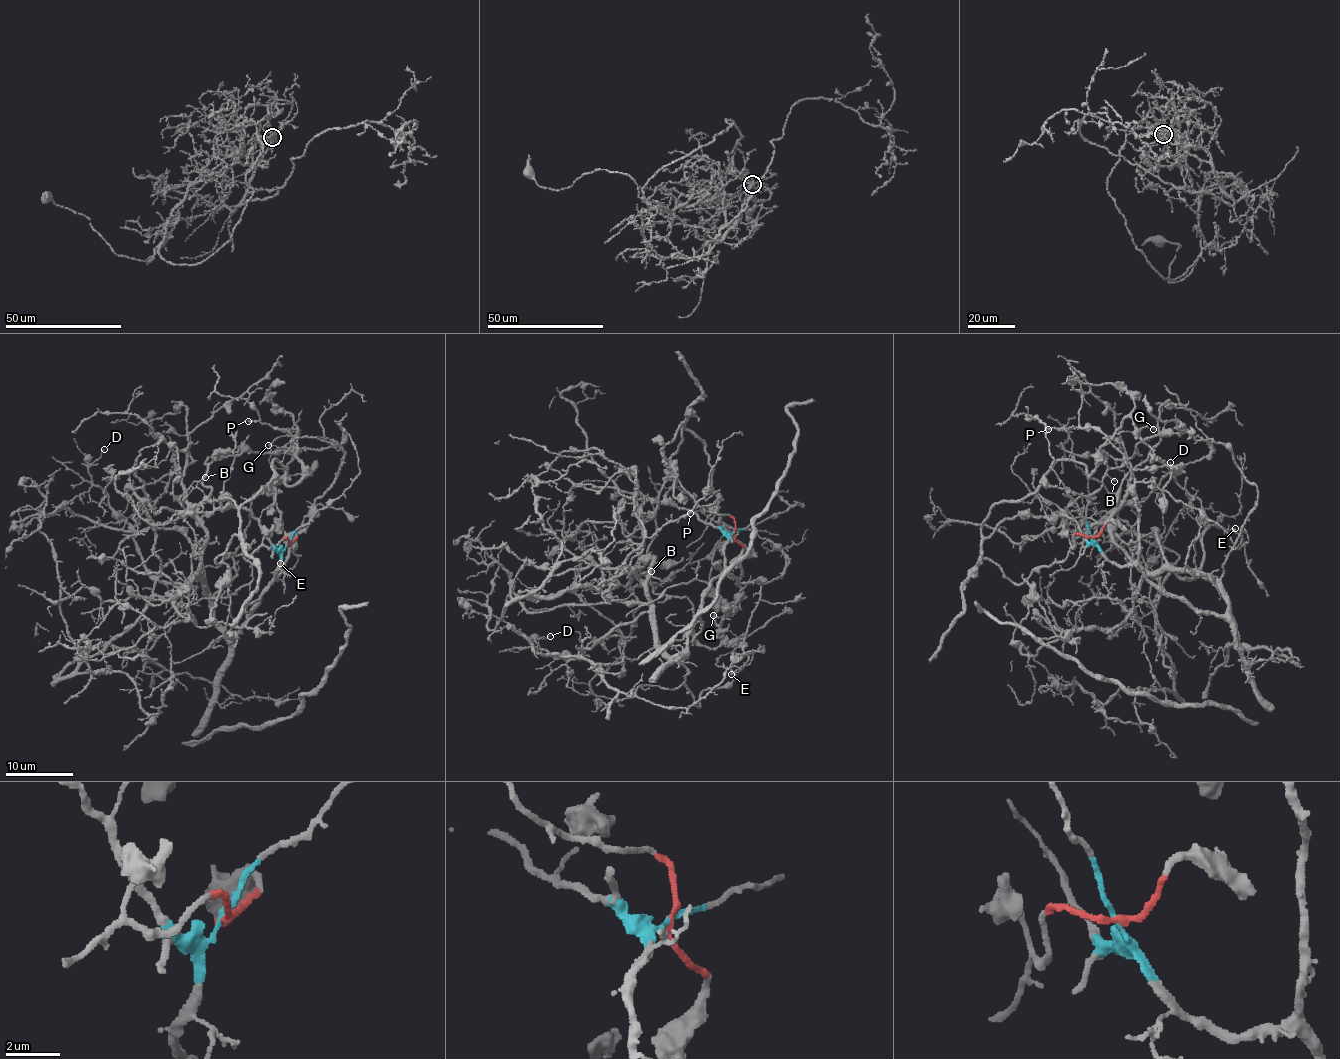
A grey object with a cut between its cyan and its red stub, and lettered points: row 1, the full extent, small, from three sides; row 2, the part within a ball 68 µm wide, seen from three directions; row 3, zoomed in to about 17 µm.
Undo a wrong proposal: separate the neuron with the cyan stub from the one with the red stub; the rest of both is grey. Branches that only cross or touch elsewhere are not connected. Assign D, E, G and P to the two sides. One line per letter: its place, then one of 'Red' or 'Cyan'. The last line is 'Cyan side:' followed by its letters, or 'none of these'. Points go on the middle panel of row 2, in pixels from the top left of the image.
D: Place: (550, 636). Cyan
E: Place: (731, 674). Cyan
G: Place: (713, 615). Red
P: Place: (690, 513). Cyan
Cyan side: D, E, P

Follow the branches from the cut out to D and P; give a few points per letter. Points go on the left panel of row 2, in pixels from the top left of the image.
D: (287, 545), (276, 577), (232, 636), (201, 580), (151, 574), (133, 530), (92, 482), (103, 449)
P: (287, 545), (276, 579), (288, 542), (308, 523), (345, 455), (336, 445), (248, 421)

